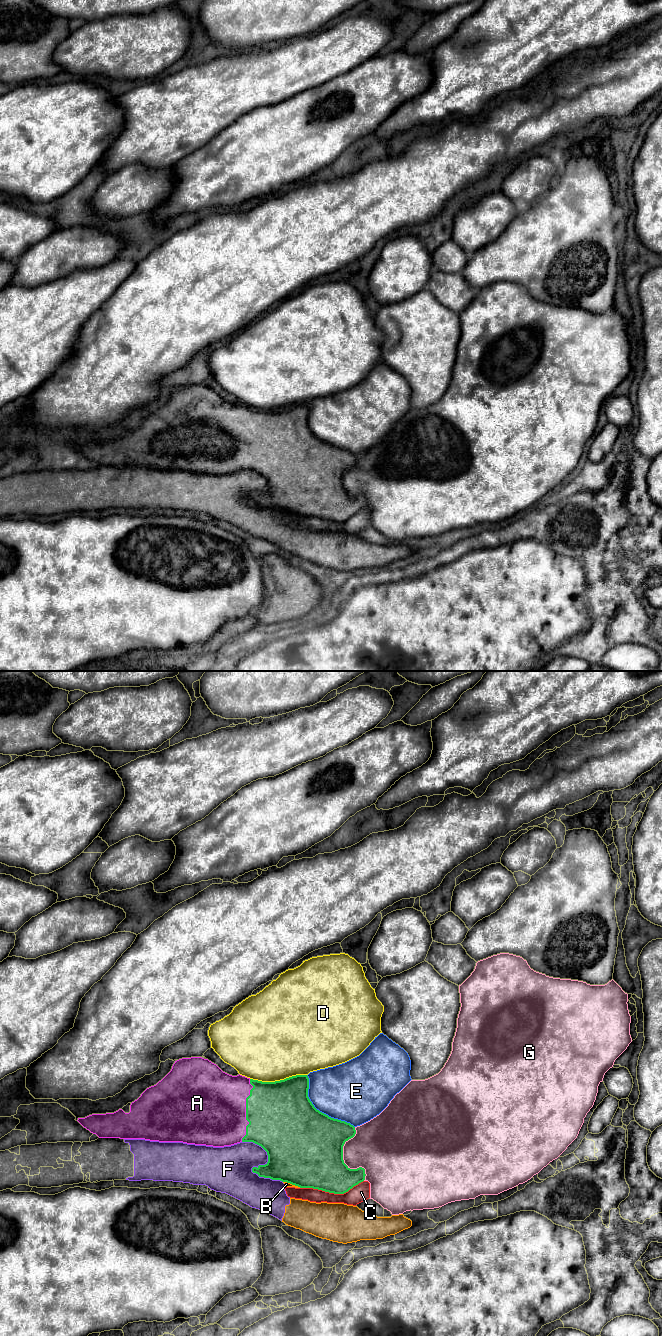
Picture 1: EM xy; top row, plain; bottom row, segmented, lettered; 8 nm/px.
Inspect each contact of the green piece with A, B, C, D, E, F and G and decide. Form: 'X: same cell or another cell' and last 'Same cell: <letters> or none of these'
A: same cell
B: another cell
C: another cell
D: another cell
E: another cell
F: another cell
G: another cell
Same cell: A

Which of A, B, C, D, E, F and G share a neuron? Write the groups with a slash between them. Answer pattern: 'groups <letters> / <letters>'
groups A / B F / C / D / E / G

